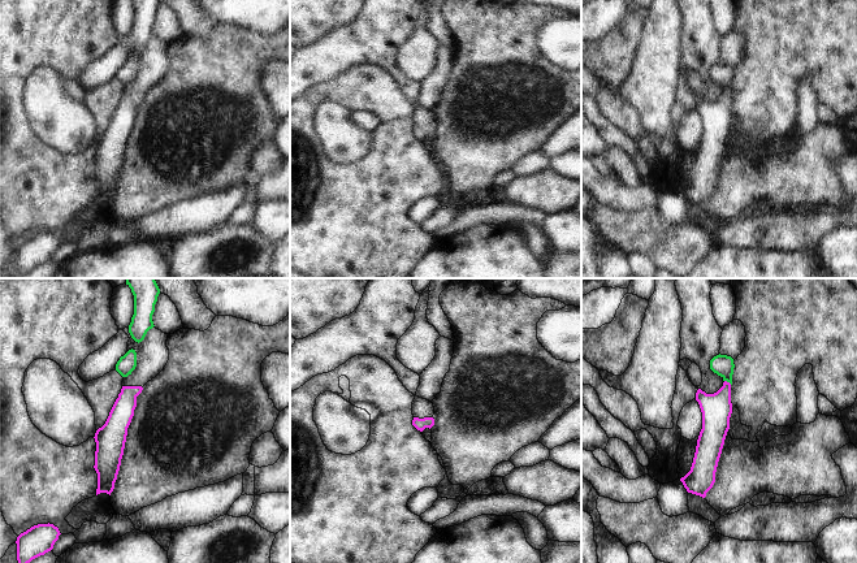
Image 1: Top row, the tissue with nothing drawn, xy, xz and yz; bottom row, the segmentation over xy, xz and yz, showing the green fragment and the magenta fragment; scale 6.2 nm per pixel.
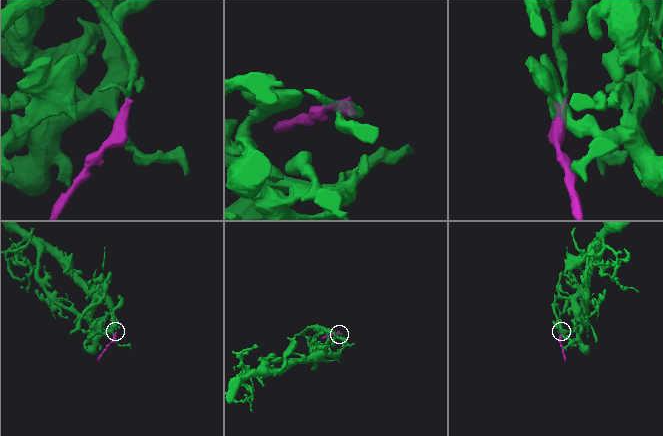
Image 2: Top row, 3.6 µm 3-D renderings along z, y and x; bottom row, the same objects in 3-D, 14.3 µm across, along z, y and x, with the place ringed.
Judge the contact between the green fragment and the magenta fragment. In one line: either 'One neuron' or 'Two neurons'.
One neuron.

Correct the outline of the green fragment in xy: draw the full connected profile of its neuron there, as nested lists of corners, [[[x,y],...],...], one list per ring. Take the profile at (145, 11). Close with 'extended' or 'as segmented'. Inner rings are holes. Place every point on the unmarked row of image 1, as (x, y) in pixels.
[[[131,0],[134,4],[134,23],[129,34],[129,42],[135,51],[142,51],[152,38],[152,23],[160,0]]] | as segmented

